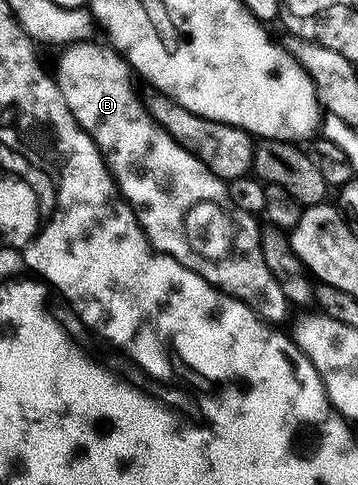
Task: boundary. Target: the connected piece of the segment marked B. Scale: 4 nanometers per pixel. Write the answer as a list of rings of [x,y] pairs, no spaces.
[[[96,43],[67,45],[61,51],[64,53],[56,66],[54,79],[62,90],[62,98],[66,98],[66,106],[70,106],[70,114],[74,114],[78,126],[86,130],[86,134],[96,143],[100,157],[108,163],[120,195],[134,210],[146,238],[160,252],[194,270],[194,274],[210,282],[219,292],[225,292],[250,306],[261,320],[267,320],[273,326],[283,325],[290,305],[286,294],[282,294],[282,286],[274,282],[274,274],[270,274],[266,267],[266,258],[262,258],[262,228],[256,225],[257,217],[246,210],[238,210],[238,206],[230,202],[227,183],[217,178],[197,156],[174,142],[166,130],[156,125],[145,101],[136,97],[136,88],[132,85],[134,73],[128,67],[127,60],[115,48]]]

